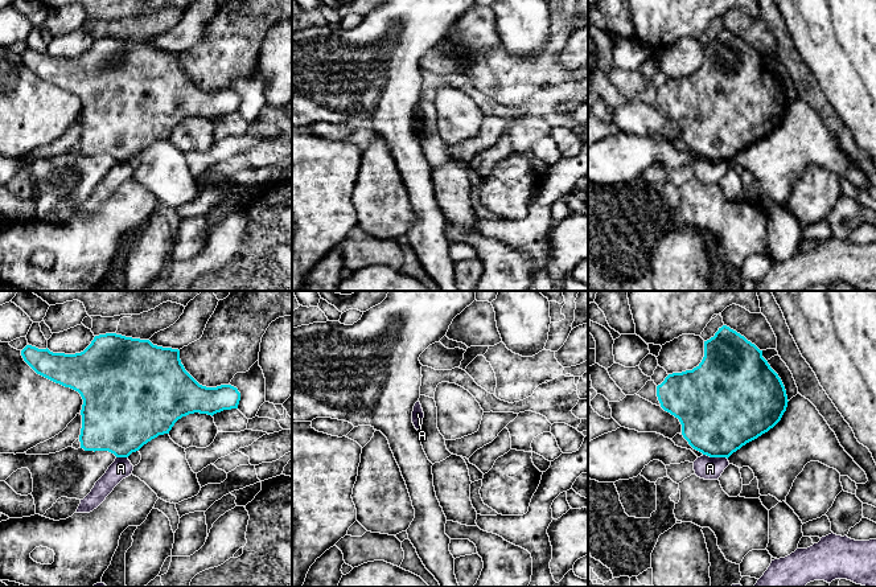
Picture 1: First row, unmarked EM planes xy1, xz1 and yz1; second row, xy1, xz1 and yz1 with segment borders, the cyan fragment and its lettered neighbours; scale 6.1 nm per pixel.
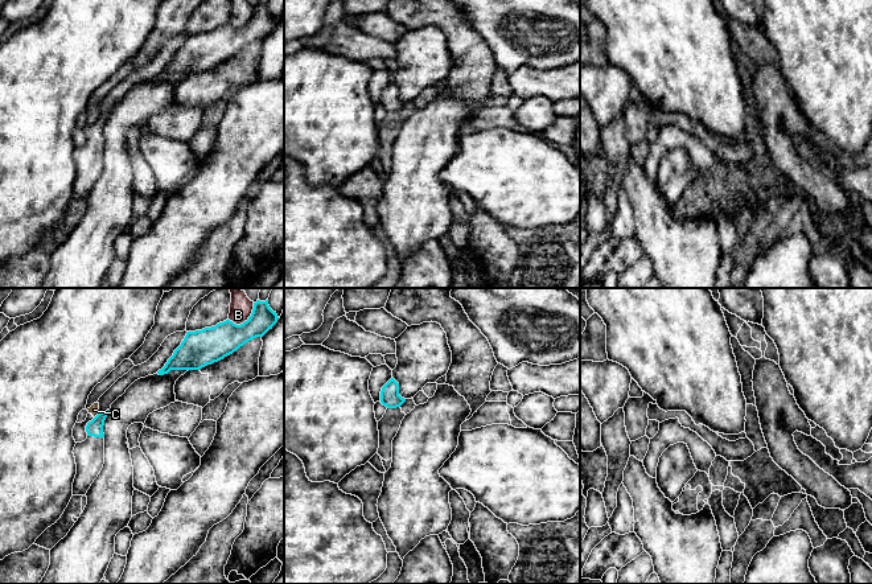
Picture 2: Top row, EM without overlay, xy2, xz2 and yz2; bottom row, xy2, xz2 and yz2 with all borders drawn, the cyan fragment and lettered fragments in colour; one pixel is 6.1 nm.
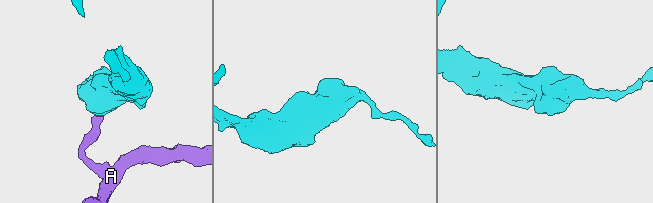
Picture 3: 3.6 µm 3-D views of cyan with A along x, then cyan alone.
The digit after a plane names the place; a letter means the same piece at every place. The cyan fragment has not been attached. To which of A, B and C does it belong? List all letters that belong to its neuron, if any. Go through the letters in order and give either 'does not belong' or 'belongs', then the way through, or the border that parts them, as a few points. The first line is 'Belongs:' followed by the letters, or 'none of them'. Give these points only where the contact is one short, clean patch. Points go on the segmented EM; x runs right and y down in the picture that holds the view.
Belongs: none of them
A: does not belong | along yz1 (703, 454), (727, 459)
B: does not belong
C: does not belong

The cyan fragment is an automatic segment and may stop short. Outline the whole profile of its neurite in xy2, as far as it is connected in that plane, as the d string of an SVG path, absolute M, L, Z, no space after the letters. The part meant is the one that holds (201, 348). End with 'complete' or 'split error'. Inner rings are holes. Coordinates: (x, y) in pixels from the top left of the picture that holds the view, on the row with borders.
M268 300L254 303L247 321L240 325L230 320L202 330L188 332L181 345L174 350L159 375L170 370L200 370L236 351L246 342L263 337L277 322Z; complete

